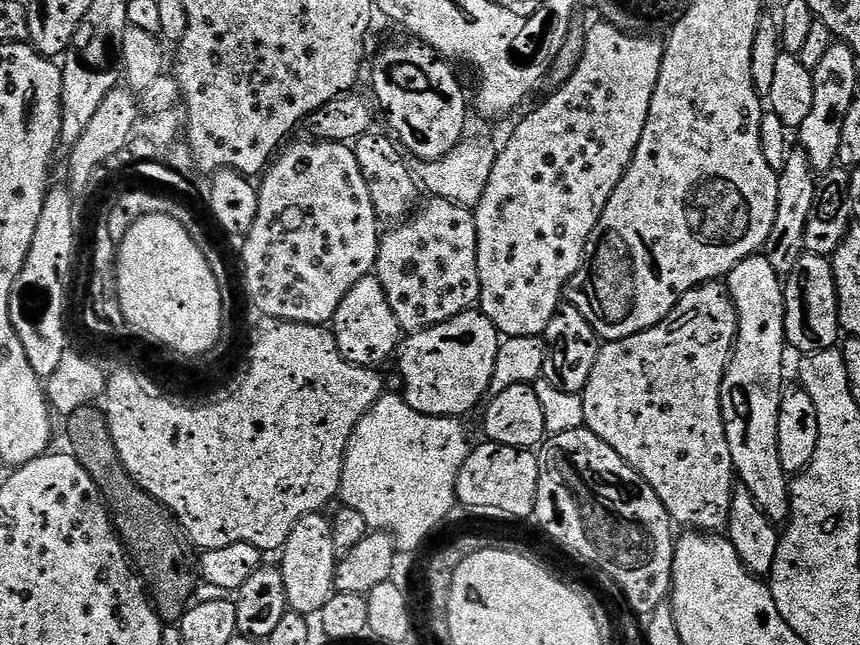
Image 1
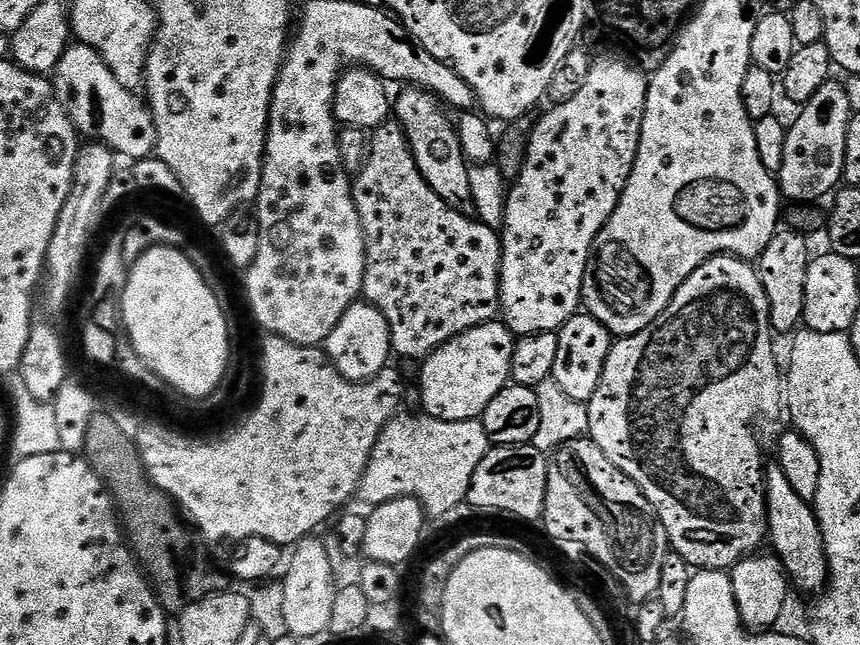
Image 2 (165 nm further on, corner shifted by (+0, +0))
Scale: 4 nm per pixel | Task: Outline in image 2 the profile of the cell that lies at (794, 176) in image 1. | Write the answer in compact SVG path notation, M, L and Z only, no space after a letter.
M793 230L777 231L775 238L766 246L766 250L758 257L760 281L766 290L766 298L770 302L770 322L773 333L795 333L801 327L806 306L806 270L810 253L808 253L809 237L803 232Z

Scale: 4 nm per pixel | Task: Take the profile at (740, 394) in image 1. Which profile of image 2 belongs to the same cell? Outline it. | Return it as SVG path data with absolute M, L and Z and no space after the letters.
M775 462L767 465L764 487L764 505L768 515L767 539L770 544L772 540L771 551L788 572L793 589L819 593L828 583L828 552L824 549L822 530L813 505L798 498L798 493L790 487L786 474L782 474L780 465Z

